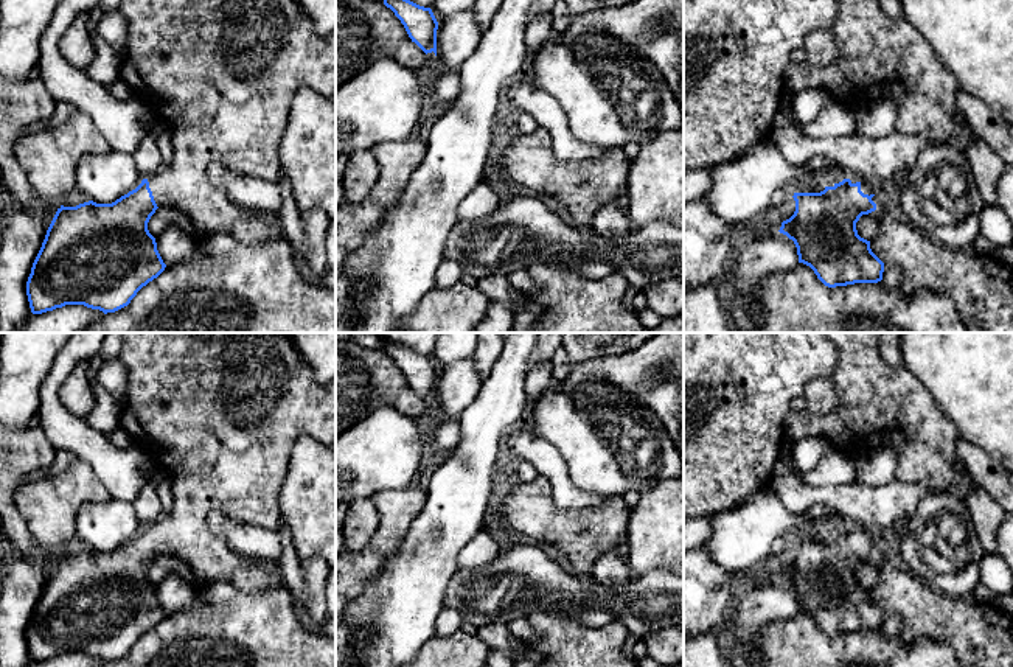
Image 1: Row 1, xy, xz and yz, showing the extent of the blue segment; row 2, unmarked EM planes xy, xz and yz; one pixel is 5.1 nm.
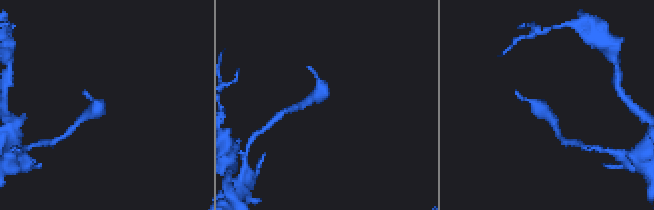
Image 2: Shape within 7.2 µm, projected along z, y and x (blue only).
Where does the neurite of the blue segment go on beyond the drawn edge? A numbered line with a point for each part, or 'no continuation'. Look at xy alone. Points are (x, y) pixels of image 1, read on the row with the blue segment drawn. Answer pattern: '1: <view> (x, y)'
1: xy (221, 73)

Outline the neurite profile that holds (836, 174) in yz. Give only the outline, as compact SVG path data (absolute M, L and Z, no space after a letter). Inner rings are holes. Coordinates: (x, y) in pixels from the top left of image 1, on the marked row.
M836 165L833 169L814 173L822 179L823 183L839 183L848 177L847 173L839 165Z

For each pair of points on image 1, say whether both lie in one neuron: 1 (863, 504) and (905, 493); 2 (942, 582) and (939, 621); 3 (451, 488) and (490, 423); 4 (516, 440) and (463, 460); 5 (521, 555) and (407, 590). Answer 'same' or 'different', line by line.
1: same
2: different
3: same
4: different
5: different

